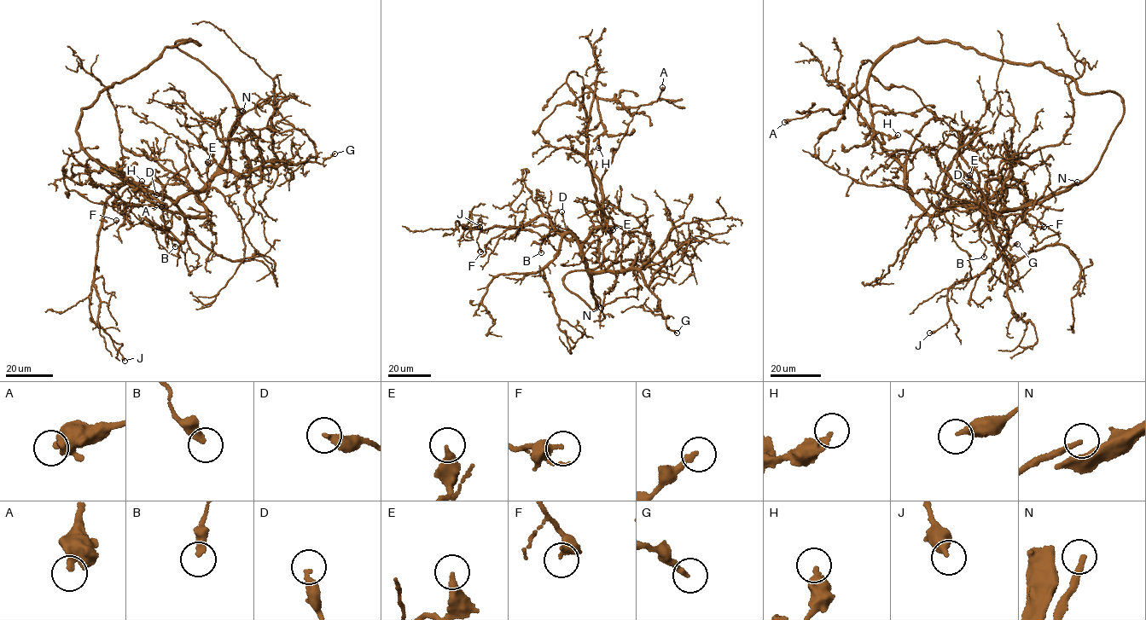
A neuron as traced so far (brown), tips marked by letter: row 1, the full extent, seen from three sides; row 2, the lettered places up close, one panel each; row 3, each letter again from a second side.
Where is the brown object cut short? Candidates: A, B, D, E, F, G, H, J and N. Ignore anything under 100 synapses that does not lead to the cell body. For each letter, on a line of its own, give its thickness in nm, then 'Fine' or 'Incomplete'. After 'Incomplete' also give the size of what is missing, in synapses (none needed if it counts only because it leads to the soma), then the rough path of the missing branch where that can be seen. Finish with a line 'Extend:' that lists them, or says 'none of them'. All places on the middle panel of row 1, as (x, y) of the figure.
A: Thickness 400 nm. Fine
B: Thickness 320 nm. Fine
D: Thickness 340 nm. Fine
E: Thickness 320 nm. Fine
F: Thickness 320 nm. Fine
G: Thickness 220 nm. Fine
H: Thickness 360 nm. Fine
J: Thickness 360 nm. Fine
N: Thickness 240 nm. Incomplete. Course of what is missing: (601, 308), (607, 315), (617, 313), (624, 315), (627, 332), (619, 341), (630, 351)
Extend: N

